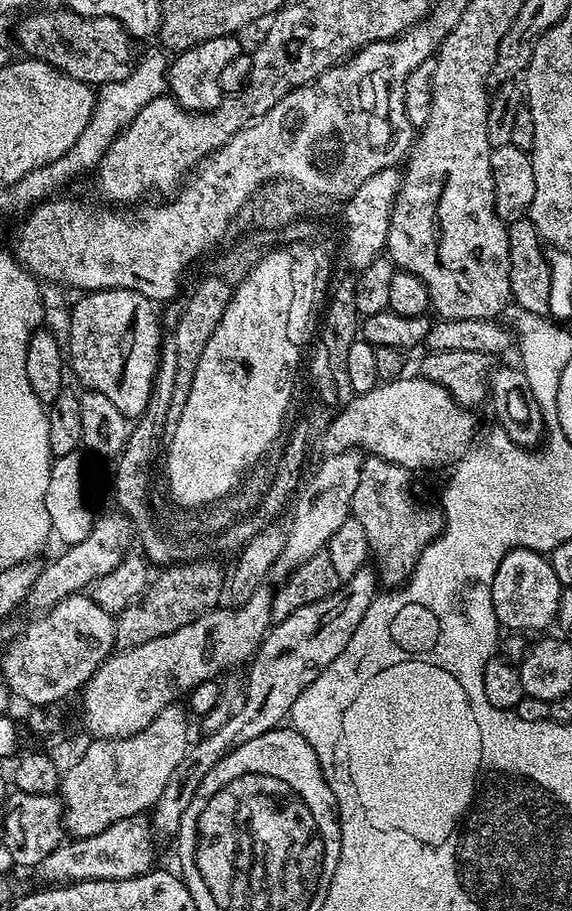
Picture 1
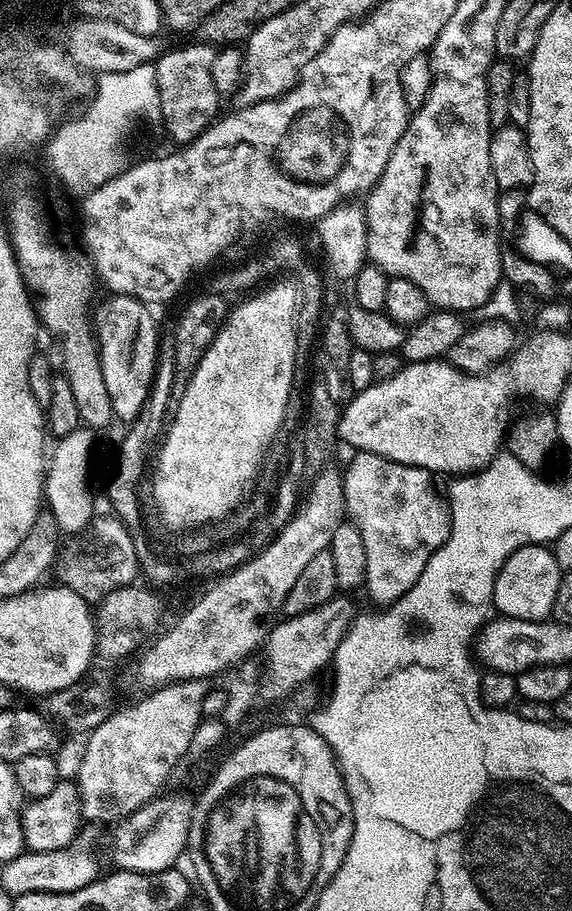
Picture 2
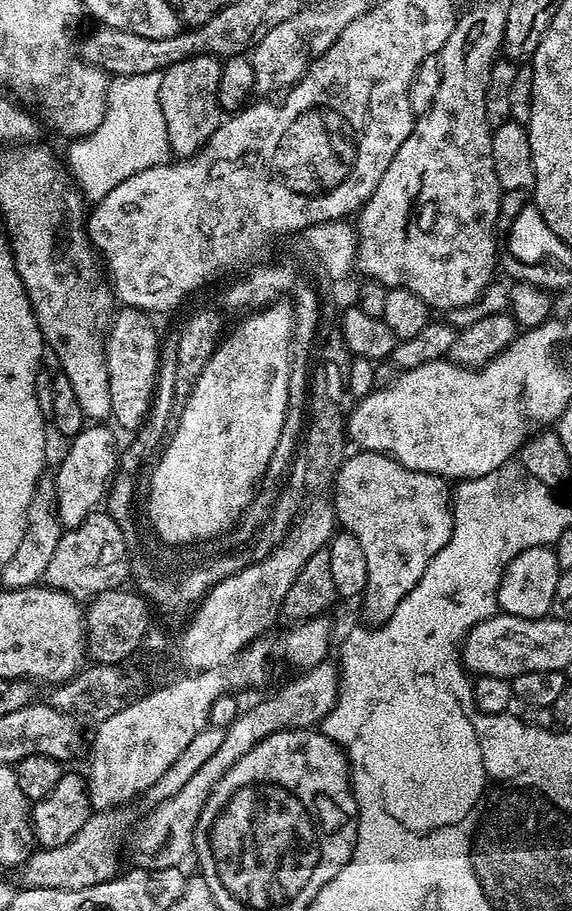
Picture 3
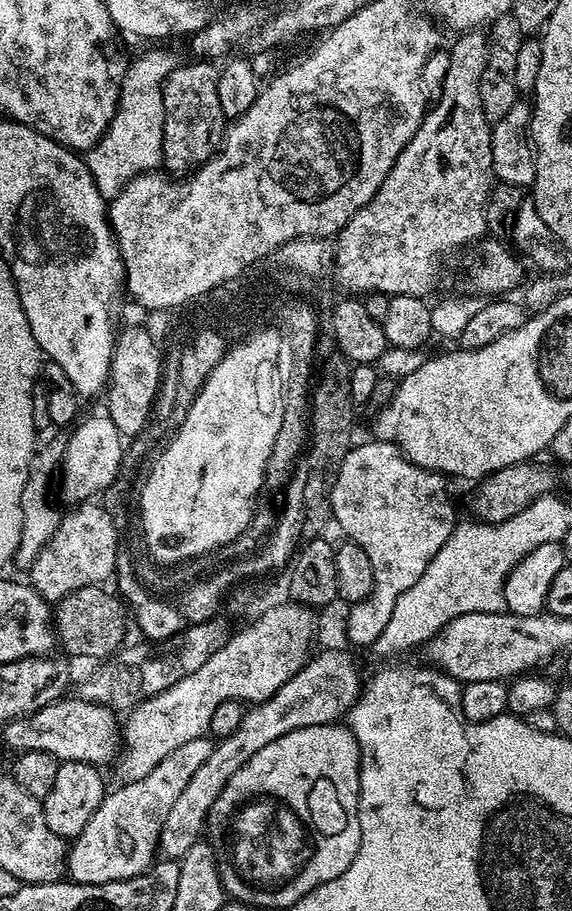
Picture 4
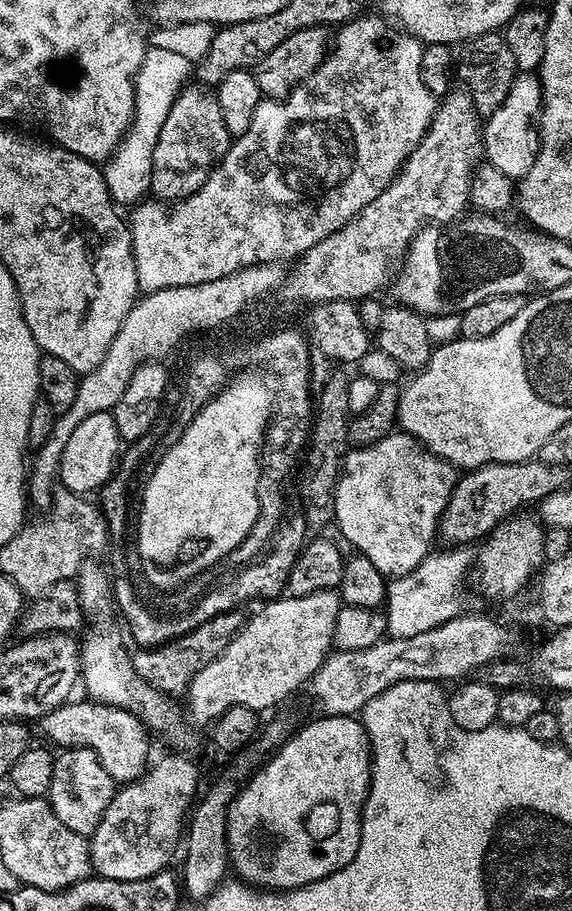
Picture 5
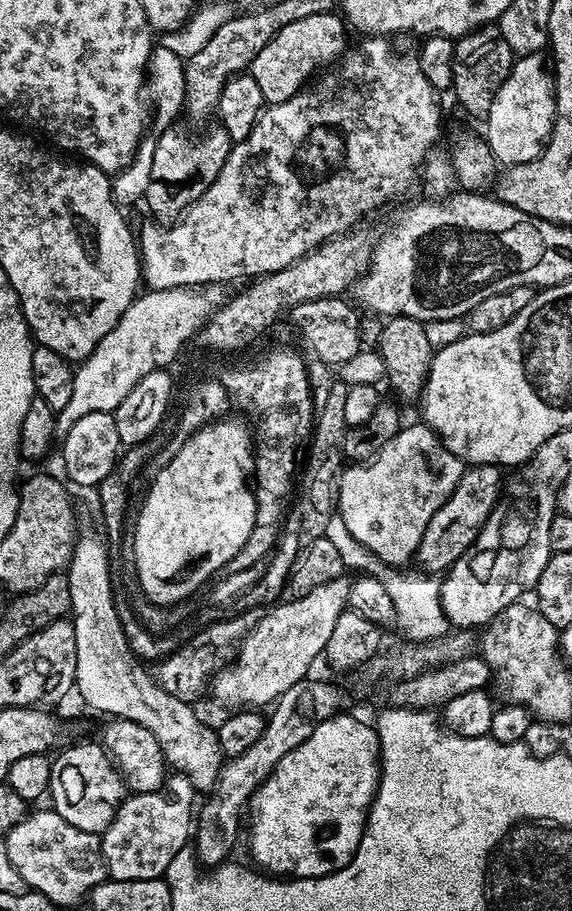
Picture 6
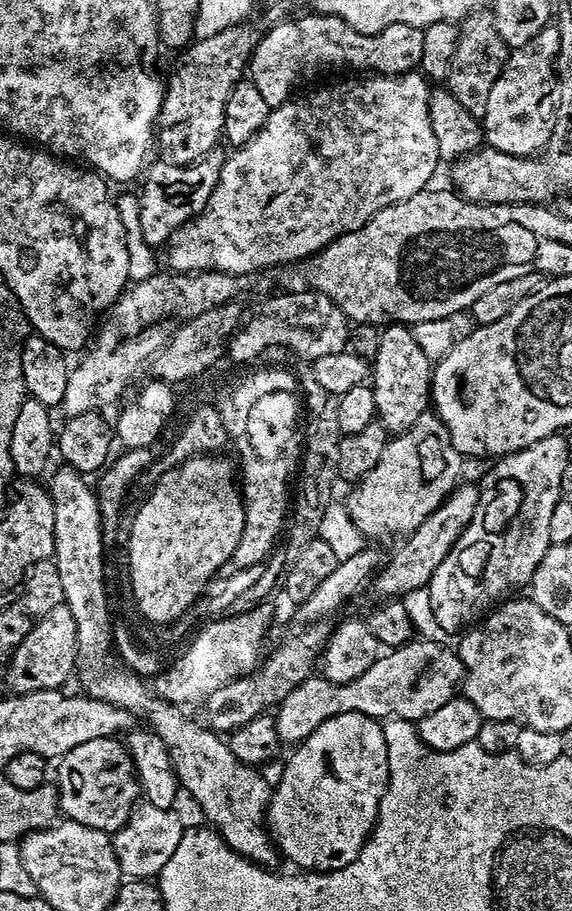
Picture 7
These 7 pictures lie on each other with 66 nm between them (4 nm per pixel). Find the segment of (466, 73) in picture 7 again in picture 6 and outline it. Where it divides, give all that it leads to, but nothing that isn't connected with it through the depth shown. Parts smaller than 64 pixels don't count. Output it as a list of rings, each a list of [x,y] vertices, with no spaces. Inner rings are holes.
[[[485,26],[468,32],[455,41],[454,78],[451,91],[456,92],[456,100],[472,116],[487,118],[490,105],[494,103],[494,94],[498,94],[498,86],[506,82],[512,69],[514,53],[506,46],[506,38],[502,38],[499,27]]]

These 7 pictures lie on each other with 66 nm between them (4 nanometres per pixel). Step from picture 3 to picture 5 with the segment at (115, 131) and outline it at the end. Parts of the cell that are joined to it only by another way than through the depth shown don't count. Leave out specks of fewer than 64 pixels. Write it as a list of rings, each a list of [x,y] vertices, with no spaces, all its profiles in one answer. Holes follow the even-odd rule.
[[[149,47],[142,58],[142,66],[136,72],[134,80],[134,114],[132,124],[126,131],[124,137],[120,139],[120,145],[116,147],[112,155],[108,157],[103,165],[104,181],[107,190],[111,194],[114,204],[123,206],[135,205],[142,200],[151,189],[154,146],[158,146],[158,134],[162,130],[162,122],[166,122],[166,114],[170,114],[170,106],[174,106],[174,98],[178,96],[181,89],[188,83],[188,75],[194,72],[193,61],[182,58],[173,51],[154,49]]]

